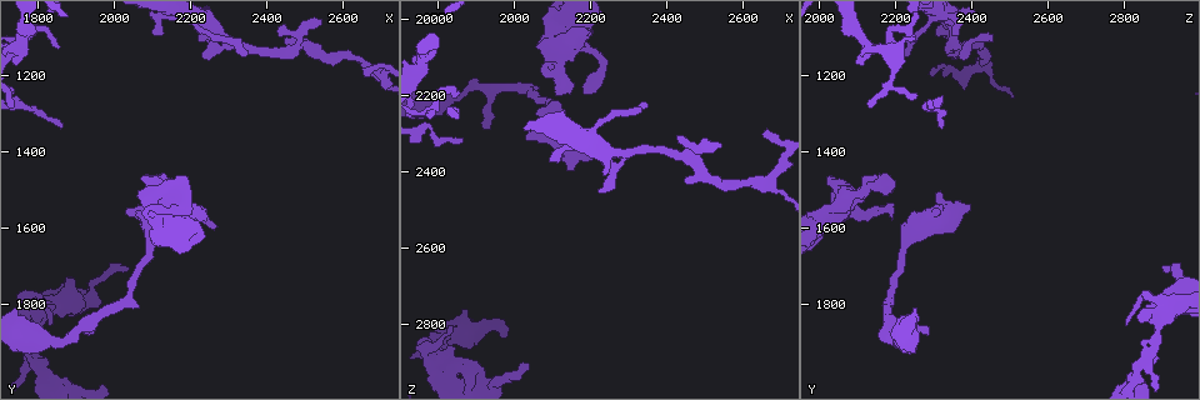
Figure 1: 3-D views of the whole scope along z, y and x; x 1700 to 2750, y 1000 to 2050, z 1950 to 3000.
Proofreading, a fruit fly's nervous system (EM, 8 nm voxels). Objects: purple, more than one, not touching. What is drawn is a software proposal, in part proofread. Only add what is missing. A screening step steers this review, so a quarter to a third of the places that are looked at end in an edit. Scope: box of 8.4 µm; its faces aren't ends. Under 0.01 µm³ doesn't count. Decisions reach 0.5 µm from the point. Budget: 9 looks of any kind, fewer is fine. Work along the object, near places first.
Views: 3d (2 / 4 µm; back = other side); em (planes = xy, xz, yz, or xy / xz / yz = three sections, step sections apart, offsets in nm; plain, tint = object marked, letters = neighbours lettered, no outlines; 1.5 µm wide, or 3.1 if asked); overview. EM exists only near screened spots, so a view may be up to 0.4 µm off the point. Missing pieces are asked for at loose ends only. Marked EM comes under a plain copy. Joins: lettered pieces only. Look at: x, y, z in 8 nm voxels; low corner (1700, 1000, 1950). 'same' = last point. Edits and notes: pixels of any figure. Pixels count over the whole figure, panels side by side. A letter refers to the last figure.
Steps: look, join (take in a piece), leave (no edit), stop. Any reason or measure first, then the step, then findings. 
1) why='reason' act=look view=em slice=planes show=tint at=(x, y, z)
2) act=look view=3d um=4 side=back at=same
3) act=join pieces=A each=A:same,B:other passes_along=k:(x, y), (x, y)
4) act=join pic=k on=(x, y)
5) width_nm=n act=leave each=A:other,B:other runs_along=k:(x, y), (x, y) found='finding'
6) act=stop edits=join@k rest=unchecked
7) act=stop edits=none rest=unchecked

why='branch stops here' act=look view=3d um=4 at=(2170, 1465, 2035)

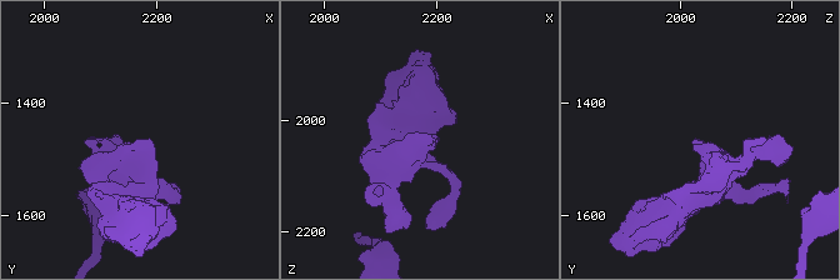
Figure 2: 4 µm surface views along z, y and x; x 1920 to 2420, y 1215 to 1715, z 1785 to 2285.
arm_widths_nm=240,300 act=look view=em slice=planes show=letters at=(2175, 1465, 2035)

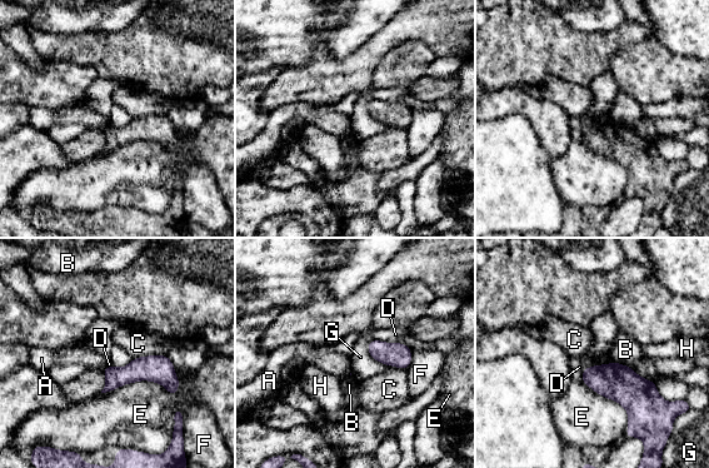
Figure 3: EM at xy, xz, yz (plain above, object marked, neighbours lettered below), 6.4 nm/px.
act=leave each=A:other,B:other,C:other,D:other,E:other,F:other,G:other,H:other border=3:(165, 354), (148, 354), (134, 358) found='none of them fits'

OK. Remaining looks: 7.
why='branch stops here' act=look view=em slice=planes show=letters at=(1925, 1860, 2295)

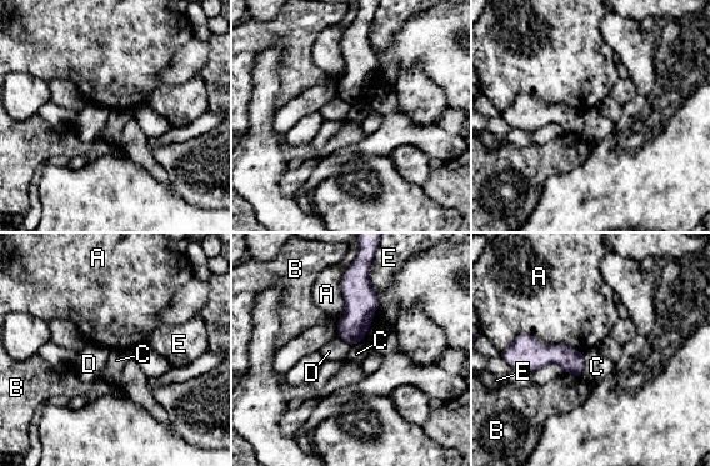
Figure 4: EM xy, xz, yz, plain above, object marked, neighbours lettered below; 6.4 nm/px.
act=leave each=A:other,B:other,C:other,D:other,E:other border=4:(584, 352), (584, 370), (580, 375) found='no lettered piece goes on from it'

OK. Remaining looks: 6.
why='an open end' act=look view=3d um=4 at=(2040, 1705, 2900)

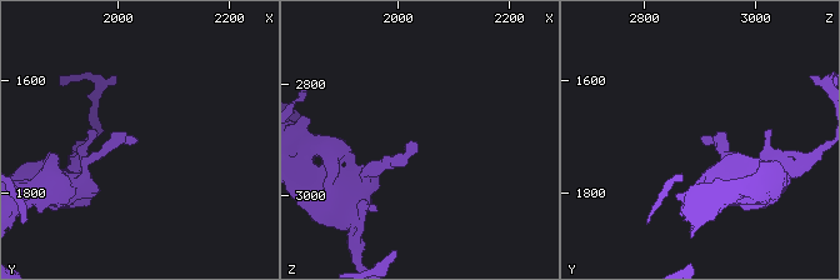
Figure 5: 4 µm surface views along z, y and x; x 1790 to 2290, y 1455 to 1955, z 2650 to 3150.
act=look view=em slice=yz step=8 show=letters at=(2030, 1695, 2905)

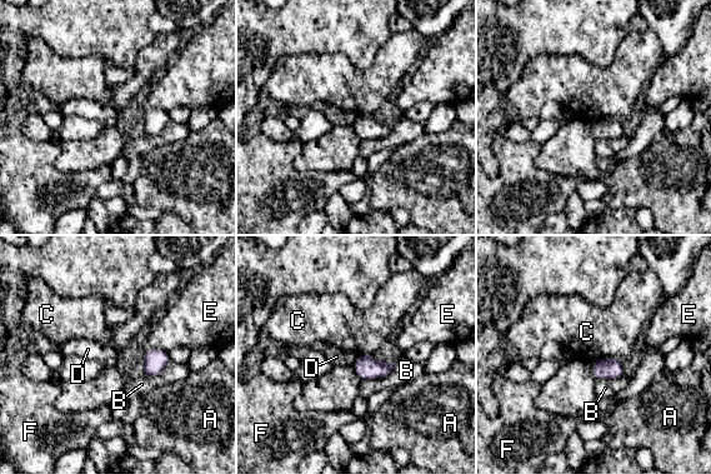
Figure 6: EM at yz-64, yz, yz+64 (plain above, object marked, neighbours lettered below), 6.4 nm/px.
width_nm=130 act=leave each=A:other,B:other,C:other,D:other,E:other,F:other found='no lettered piece goes on from it'

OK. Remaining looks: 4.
why='tapers out' act=look view=3d um=4 at=(2660, 1195, 2290)

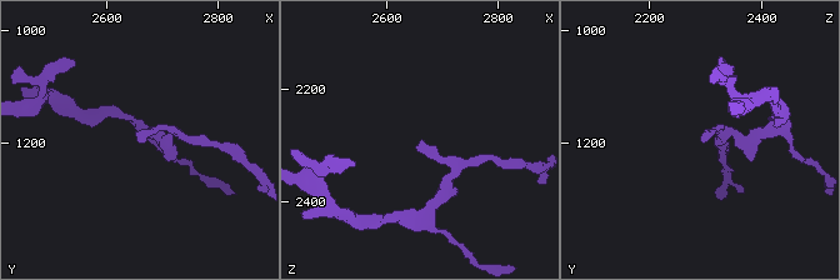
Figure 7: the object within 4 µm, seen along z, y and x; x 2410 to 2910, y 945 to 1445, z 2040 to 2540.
why='now the EM' act=look view=em slice=xz step=4 show=letters at=(2660, 1195, 2290)

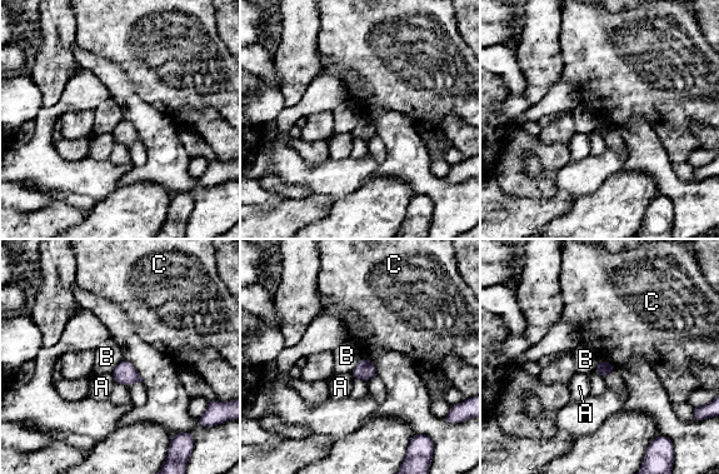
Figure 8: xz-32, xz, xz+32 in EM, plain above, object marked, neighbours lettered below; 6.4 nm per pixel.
width_nm=90 act=leave each=A:other,B:other,C:other border=8:(124, 359), (110, 373) found='no lettered piece goes on from it'

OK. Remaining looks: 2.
act=stop edits=none rest=unchecked

